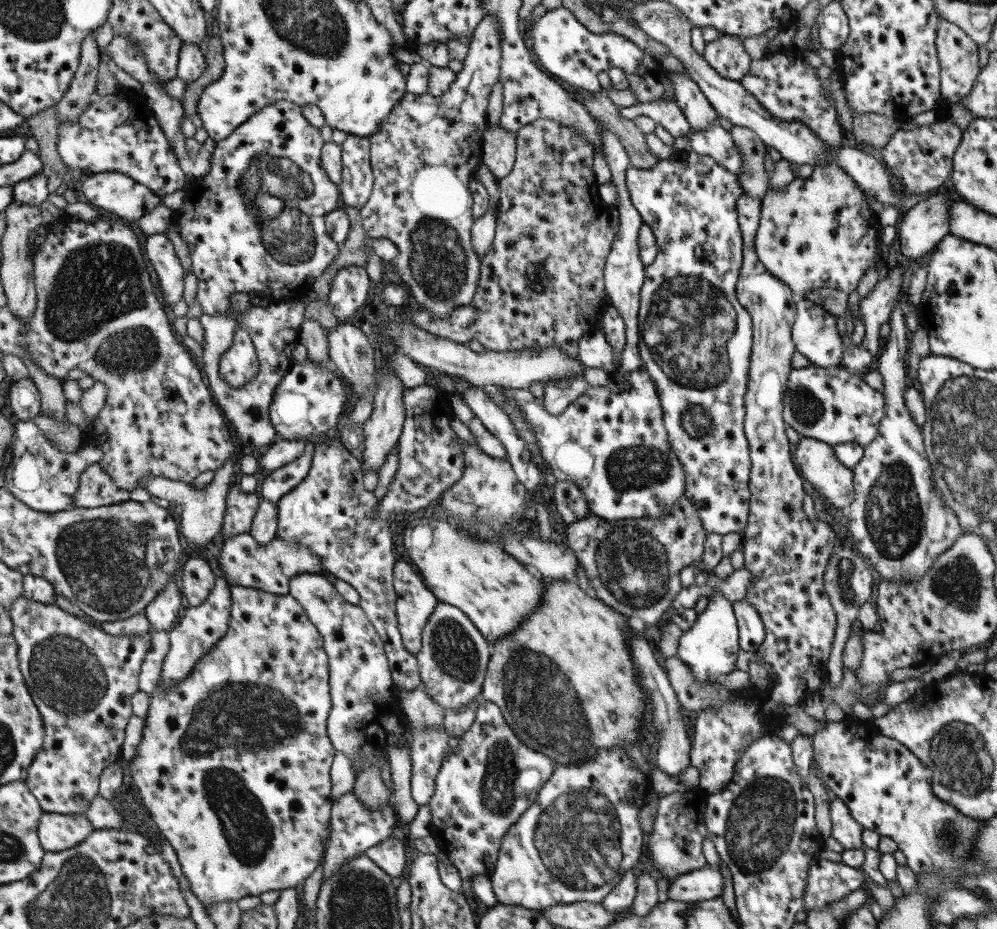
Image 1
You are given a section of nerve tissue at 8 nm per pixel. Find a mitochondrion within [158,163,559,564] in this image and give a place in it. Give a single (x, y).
(438, 261)

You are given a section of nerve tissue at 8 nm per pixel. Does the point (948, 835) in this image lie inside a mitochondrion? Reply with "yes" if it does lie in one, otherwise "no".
yes

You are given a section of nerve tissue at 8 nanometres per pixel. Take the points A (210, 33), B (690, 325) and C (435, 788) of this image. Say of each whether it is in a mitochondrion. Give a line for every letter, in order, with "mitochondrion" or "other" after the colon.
A: other
B: mitochondrion
C: other

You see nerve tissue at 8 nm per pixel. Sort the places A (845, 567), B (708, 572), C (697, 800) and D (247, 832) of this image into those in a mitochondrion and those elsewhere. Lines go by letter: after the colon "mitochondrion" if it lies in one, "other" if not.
A: mitochondrion
B: other
C: other
D: mitochondrion

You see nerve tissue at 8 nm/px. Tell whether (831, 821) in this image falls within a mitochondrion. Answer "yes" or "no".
no

